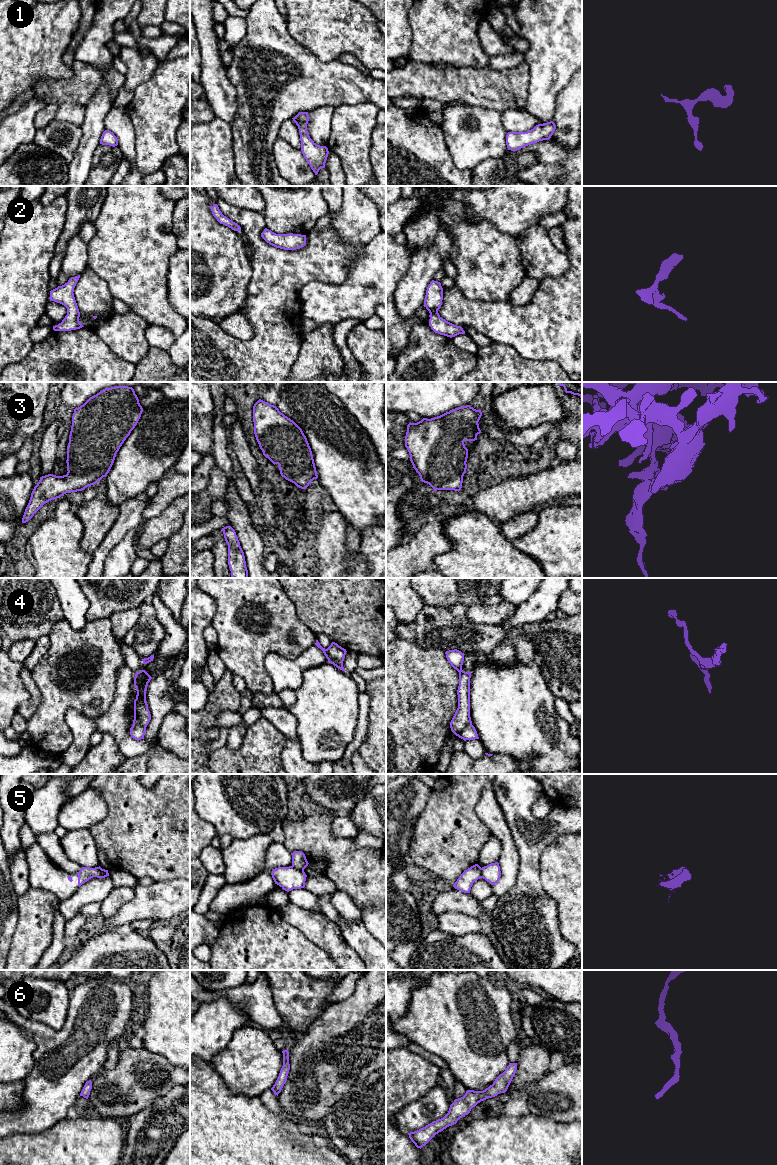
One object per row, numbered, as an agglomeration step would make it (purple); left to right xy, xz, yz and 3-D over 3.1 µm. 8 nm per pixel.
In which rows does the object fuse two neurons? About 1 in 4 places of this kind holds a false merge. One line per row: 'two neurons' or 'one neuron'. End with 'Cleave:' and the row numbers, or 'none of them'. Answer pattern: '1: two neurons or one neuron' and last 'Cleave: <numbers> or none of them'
1: one neuron
2: one neuron
3: one neuron
4: two neurons
5: two neurons
6: one neuron
Cleave: 4, 5

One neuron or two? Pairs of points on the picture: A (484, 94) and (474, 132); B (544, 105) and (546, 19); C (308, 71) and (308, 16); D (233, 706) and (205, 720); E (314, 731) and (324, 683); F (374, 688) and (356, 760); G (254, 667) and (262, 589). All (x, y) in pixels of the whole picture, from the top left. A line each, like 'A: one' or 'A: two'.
A: two
B: one
C: two
D: one
E: one
F: two
G: one

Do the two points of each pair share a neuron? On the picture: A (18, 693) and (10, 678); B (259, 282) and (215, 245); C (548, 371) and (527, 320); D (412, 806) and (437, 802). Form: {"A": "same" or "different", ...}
{"A": "same", "B": "different", "C": "different", "D": "different"}

